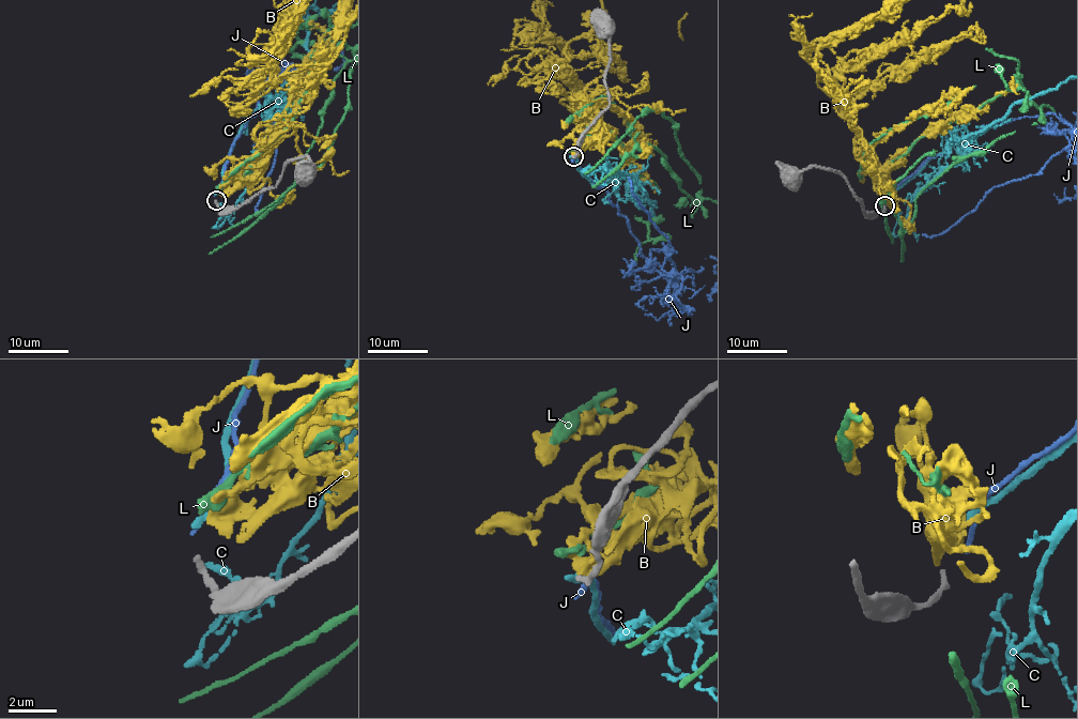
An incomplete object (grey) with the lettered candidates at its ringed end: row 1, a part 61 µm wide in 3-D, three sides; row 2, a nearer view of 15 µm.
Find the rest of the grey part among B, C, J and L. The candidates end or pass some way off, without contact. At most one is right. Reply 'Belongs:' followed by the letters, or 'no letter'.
Belongs: C

